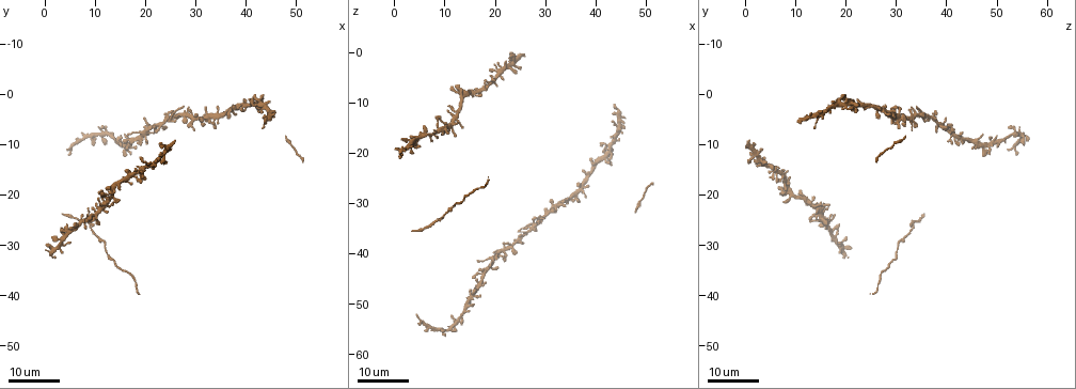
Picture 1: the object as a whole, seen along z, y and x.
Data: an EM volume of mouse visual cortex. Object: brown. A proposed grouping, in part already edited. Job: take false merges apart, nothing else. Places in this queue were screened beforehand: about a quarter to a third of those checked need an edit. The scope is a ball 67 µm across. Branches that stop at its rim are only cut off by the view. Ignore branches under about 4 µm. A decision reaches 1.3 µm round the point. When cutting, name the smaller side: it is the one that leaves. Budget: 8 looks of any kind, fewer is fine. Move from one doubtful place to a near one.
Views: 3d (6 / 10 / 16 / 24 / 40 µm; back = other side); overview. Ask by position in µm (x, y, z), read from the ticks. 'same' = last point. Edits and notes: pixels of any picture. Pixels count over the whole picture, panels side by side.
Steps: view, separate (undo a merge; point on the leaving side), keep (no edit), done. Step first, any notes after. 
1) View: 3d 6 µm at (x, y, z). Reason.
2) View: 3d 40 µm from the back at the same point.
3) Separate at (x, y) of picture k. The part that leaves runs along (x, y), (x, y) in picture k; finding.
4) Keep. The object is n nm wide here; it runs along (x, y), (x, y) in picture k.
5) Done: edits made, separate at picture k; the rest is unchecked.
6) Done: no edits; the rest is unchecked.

View: 3d 16 µm at (8.0, 25.5, 33.5). Sudden change in width.

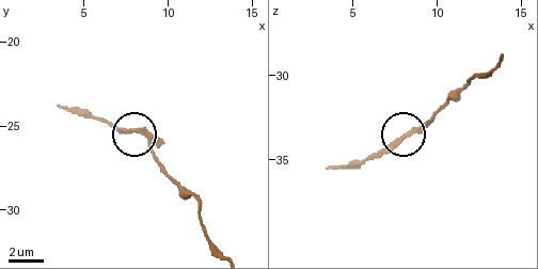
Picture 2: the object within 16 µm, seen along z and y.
View: 3d 10 µm at (8.4, 25.4, 33.4).

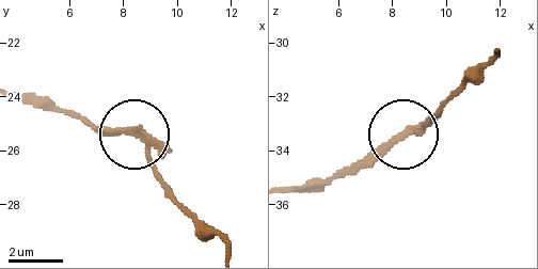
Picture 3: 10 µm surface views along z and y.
Separate at (116, 130) of picture 3. The part that leaves runs along (146, 140), (108, 132), (18, 98) in picture 3; two cells meet here.

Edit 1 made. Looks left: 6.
View: 3d 16 µm at (26.5, 4.5, 35.5).

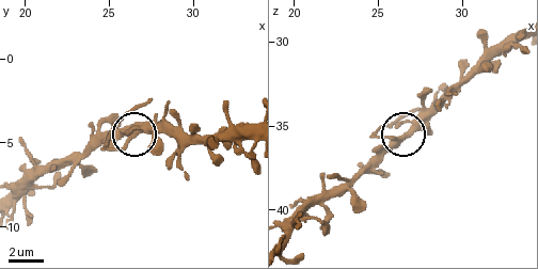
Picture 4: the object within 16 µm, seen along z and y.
View: 3d 6 µm at (26.1, 4.8, 35.8).

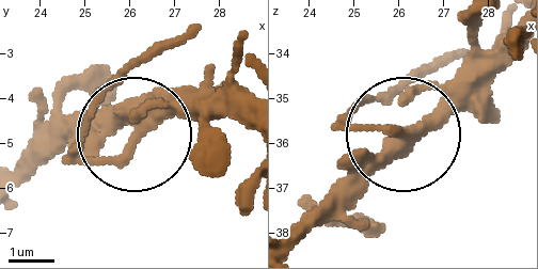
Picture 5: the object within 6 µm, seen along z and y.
Keep. The side arm is 6 µm long; 3 arms meet here; one cell here.

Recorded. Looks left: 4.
View: 3d 24 µm at (47.5, 8.0, 32.0). Sudden change in width.

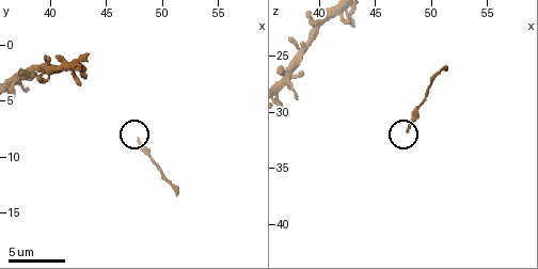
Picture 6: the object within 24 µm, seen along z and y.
View: 3d 10 µm at (48.0, 8.4, 31.8).

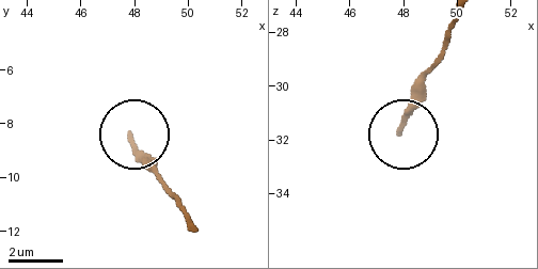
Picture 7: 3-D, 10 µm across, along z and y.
Keep. One cell here.

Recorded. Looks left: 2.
Done: edits made, separate at picture 3; the rest is unchecked.

